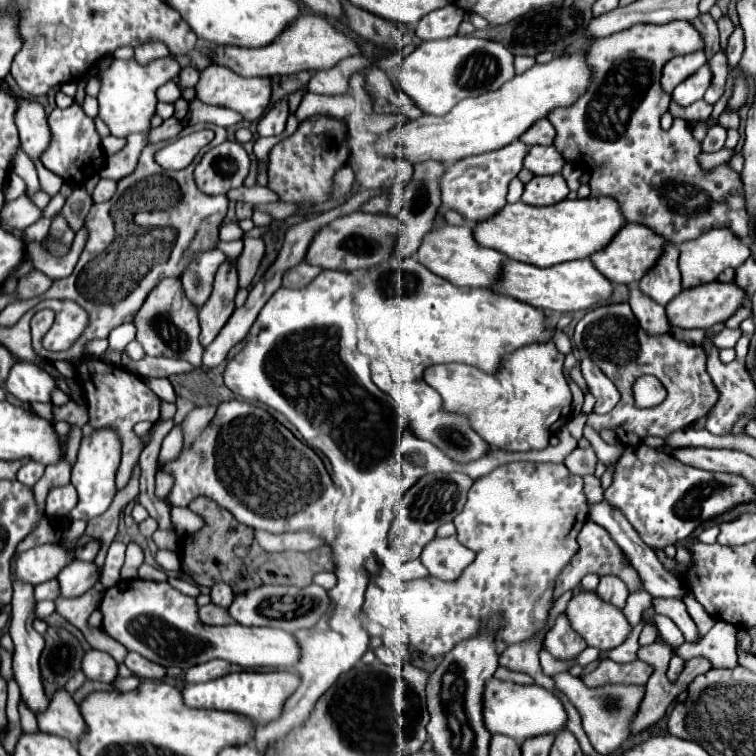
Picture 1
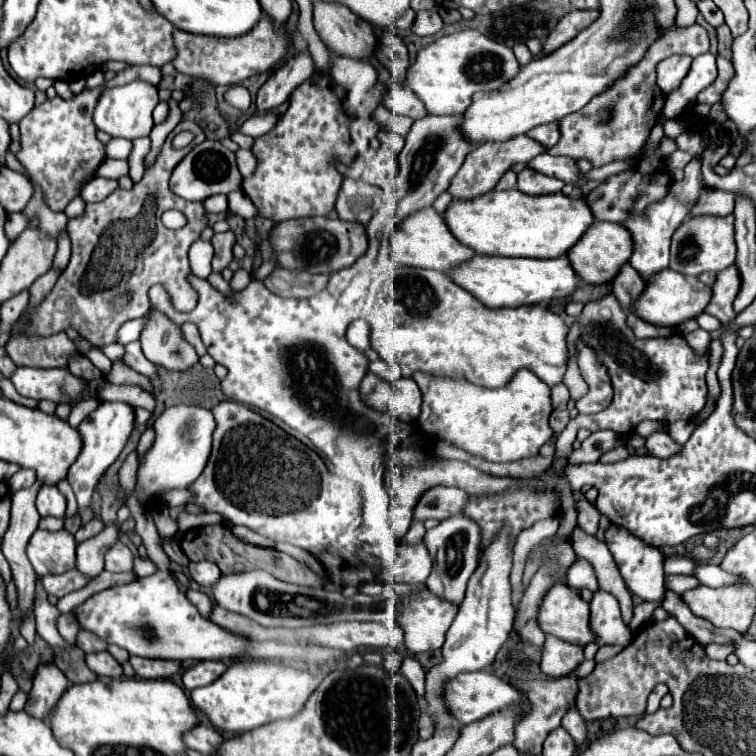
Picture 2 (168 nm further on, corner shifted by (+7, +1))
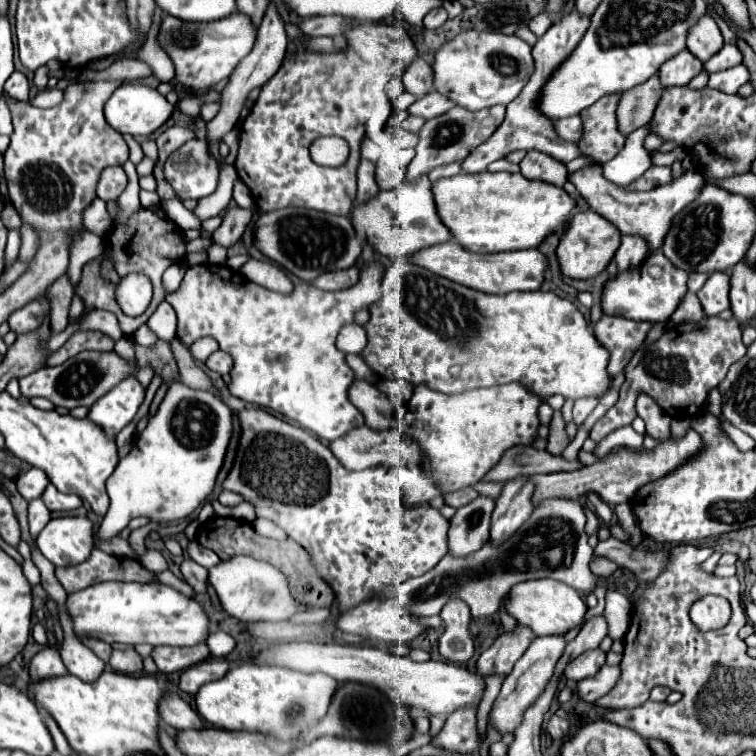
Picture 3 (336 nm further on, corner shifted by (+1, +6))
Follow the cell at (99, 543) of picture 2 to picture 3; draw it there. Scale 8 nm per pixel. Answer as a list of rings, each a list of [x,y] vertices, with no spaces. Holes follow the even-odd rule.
[[[173,383],[147,429],[137,435],[129,455],[117,463],[107,479],[111,505],[93,535],[95,543],[117,537],[133,517],[145,515],[157,523],[189,517],[213,491],[231,429],[233,413],[217,395]]]

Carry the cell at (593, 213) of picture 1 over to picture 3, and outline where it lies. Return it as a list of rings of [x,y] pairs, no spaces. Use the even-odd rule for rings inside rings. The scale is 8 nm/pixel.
[[[461,173],[451,179],[441,179],[437,185],[433,185],[433,193],[441,221],[449,227],[455,241],[473,253],[535,249],[549,235],[565,231],[577,207],[577,201],[565,189],[543,181],[529,181],[521,173]]]

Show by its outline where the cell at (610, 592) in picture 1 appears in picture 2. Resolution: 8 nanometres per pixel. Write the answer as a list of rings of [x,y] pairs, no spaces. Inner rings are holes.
[[[605,590],[593,594],[589,628],[595,636],[593,642],[597,646],[605,646],[605,644],[627,646],[633,640],[631,630],[621,620],[617,598]]]

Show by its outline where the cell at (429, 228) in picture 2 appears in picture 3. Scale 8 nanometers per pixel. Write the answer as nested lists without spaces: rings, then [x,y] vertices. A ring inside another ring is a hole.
[[[421,177],[415,183],[403,183],[393,191],[379,191],[375,199],[351,211],[351,221],[353,225],[357,225],[357,233],[361,237],[365,235],[365,239],[375,247],[375,251],[393,261],[409,261],[421,249],[447,243],[453,239],[451,231],[443,225],[437,213],[431,181],[427,177]]]

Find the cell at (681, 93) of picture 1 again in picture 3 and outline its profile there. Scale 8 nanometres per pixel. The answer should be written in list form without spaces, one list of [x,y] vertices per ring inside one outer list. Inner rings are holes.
[[[725,43],[719,53],[715,53],[709,61],[703,63],[703,71],[705,73],[717,73],[717,71],[723,71],[723,69],[735,67],[739,63],[741,63],[741,53],[739,53],[737,45]]]

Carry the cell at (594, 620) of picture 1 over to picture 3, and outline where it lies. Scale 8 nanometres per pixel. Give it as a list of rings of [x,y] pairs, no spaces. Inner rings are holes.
[[[533,579],[511,587],[507,611],[519,623],[529,625],[537,637],[545,637],[545,635],[565,635],[571,629],[581,627],[585,621],[587,605],[575,589],[567,587],[565,583],[559,583],[557,579]]]

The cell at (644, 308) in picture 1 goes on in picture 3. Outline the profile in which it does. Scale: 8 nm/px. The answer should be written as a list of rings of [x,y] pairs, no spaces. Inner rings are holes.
[[[623,235],[621,239],[621,247],[617,249],[615,255],[615,263],[619,273],[623,271],[633,271],[635,267],[639,267],[639,263],[643,263],[643,259],[647,257],[647,243],[641,237],[629,237]]]

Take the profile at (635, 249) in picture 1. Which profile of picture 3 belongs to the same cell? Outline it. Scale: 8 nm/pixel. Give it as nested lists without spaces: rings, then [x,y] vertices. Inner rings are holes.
[[[593,211],[577,213],[571,219],[569,227],[565,229],[561,243],[557,247],[557,257],[563,275],[571,279],[593,279],[611,263],[615,251],[619,249],[619,243],[621,243],[621,233],[611,221],[607,221],[601,215],[595,215]]]

